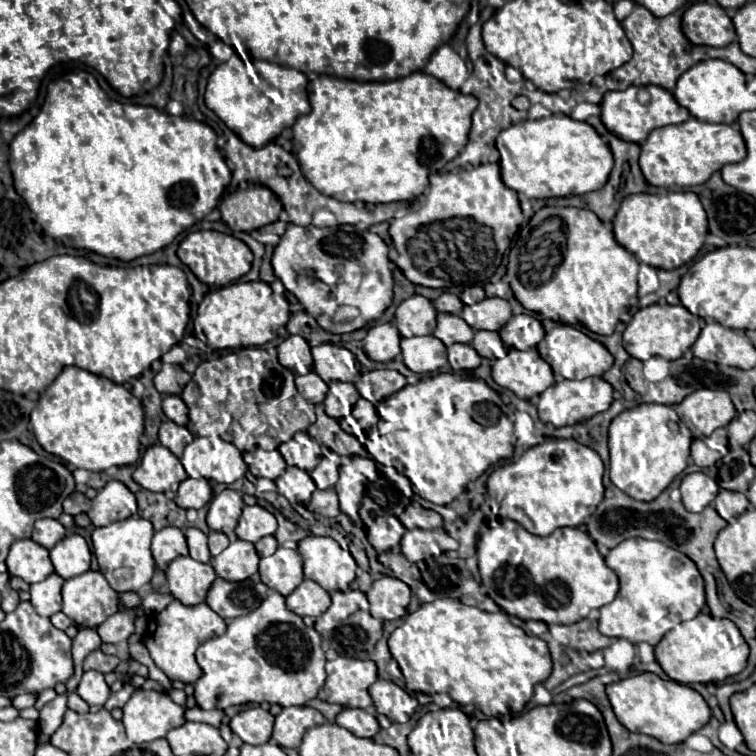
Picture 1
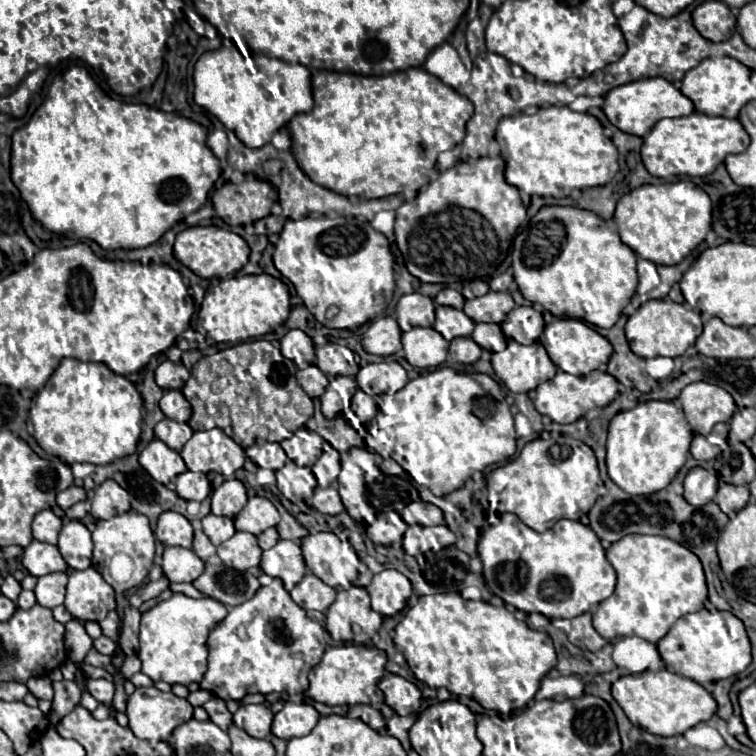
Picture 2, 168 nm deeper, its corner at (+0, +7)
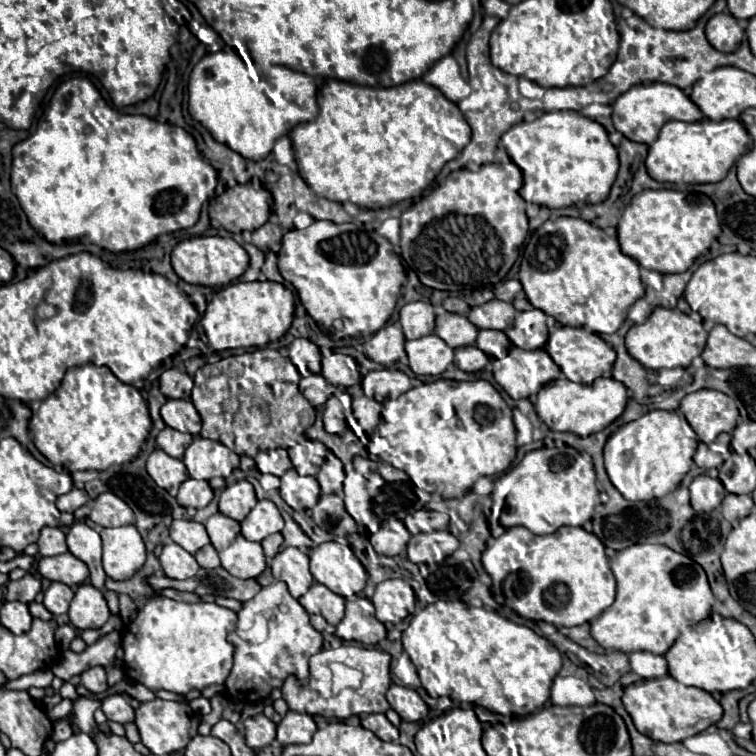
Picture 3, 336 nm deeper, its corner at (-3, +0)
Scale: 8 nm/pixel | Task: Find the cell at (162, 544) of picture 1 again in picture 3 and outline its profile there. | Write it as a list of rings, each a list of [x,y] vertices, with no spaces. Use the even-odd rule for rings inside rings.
[[[175,520],[171,524],[171,540],[191,554],[195,554],[197,550],[201,550],[211,542],[205,526],[193,520]]]

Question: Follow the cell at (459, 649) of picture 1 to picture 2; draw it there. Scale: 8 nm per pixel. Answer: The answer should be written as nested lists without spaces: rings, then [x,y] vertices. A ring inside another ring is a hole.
[[[438,593],[438,595],[428,595],[428,597],[420,597],[420,601],[410,607],[404,615],[404,619],[396,625],[394,629],[394,645],[396,649],[404,655],[410,671],[414,673],[414,677],[422,683],[426,683],[428,687],[437,690],[437,699],[439,701],[446,701],[450,699],[456,699],[464,704],[466,704],[474,713],[479,714],[479,709],[498,711],[500,715],[510,714],[511,711],[516,712],[524,708],[524,705],[528,701],[534,699],[538,687],[540,687],[540,679],[556,665],[556,653],[554,653],[554,645],[552,645],[552,639],[546,631],[534,631],[530,629],[524,621],[518,621],[506,607],[494,607],[486,601],[466,601],[462,599],[460,593]]]

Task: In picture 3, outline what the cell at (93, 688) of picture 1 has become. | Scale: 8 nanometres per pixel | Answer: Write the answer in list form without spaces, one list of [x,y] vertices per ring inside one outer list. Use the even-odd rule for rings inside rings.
[[[121,694],[105,698],[101,710],[105,712],[107,720],[113,720],[113,722],[119,722],[119,724],[129,724],[129,722],[135,720],[135,710],[127,702],[127,698],[121,696]]]

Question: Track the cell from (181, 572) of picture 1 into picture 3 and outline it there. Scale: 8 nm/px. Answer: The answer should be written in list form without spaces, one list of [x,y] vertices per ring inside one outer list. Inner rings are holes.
[[[175,542],[163,546],[163,552],[159,556],[159,562],[163,566],[163,572],[169,578],[175,578],[175,580],[191,578],[199,570],[197,560],[187,550],[183,550],[179,544],[175,544]]]

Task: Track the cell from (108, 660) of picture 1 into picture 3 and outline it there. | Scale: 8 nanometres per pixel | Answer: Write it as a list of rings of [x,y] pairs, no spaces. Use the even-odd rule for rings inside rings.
[[[95,666],[95,668],[89,668],[81,674],[81,684],[93,692],[93,694],[101,694],[105,692],[109,686],[107,686],[107,678],[105,678],[105,668],[103,666]]]

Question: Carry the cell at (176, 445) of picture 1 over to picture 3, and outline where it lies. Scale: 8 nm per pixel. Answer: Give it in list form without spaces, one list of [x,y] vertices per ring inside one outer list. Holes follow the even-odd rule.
[[[163,428],[163,432],[159,432],[159,436],[157,436],[157,448],[167,452],[169,456],[181,460],[185,454],[185,448],[191,444],[191,440],[193,440],[191,434],[183,434],[173,428]]]

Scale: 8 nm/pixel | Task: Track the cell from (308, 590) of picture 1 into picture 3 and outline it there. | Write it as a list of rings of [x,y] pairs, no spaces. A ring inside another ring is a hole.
[[[313,582],[309,592],[299,598],[299,604],[309,614],[321,614],[331,626],[337,626],[345,616],[345,598],[331,592],[327,586]]]

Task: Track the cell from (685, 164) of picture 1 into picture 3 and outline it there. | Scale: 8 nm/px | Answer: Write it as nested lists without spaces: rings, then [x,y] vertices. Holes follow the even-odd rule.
[[[703,118],[699,122],[667,122],[657,140],[649,146],[649,156],[645,160],[647,172],[651,178],[659,182],[671,182],[671,184],[707,184],[707,182],[719,182],[727,176],[729,168],[749,150],[751,138],[745,130],[745,126],[739,120],[721,120],[713,122],[709,118]]]

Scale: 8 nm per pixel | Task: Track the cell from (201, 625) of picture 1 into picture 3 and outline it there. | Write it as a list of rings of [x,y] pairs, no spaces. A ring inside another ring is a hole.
[[[163,596],[153,598],[121,632],[125,676],[153,692],[171,690],[177,694],[223,684],[233,668],[233,646],[227,642],[227,634],[235,630],[235,624],[237,614],[215,602],[187,604]]]

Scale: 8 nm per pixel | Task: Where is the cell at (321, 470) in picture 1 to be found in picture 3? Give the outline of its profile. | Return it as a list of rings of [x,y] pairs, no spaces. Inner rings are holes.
[[[329,452],[319,474],[317,474],[317,482],[321,486],[321,492],[323,494],[339,494],[343,492],[343,478],[345,478],[345,472],[343,472],[343,464],[341,460]]]

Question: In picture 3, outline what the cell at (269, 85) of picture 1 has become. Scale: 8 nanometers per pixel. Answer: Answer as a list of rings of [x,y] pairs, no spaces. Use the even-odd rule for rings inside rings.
[[[223,36],[222,39],[235,47],[238,54],[221,50],[203,56],[195,64],[189,76],[189,114],[209,130],[217,142],[227,144],[233,152],[247,160],[263,160],[273,150],[273,144],[295,124],[309,122],[319,114],[315,100],[317,86],[313,78],[303,72],[293,72],[291,68],[267,60],[255,62],[239,36]]]

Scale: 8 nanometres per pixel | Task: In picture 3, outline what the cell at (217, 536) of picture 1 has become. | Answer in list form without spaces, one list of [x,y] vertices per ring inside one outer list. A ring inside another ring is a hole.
[[[215,514],[211,516],[207,522],[205,522],[205,528],[207,528],[207,534],[211,538],[211,544],[217,548],[217,550],[223,550],[227,548],[227,544],[231,544],[237,534],[241,532],[239,528],[239,522],[233,520],[233,518],[227,518],[223,514]]]

